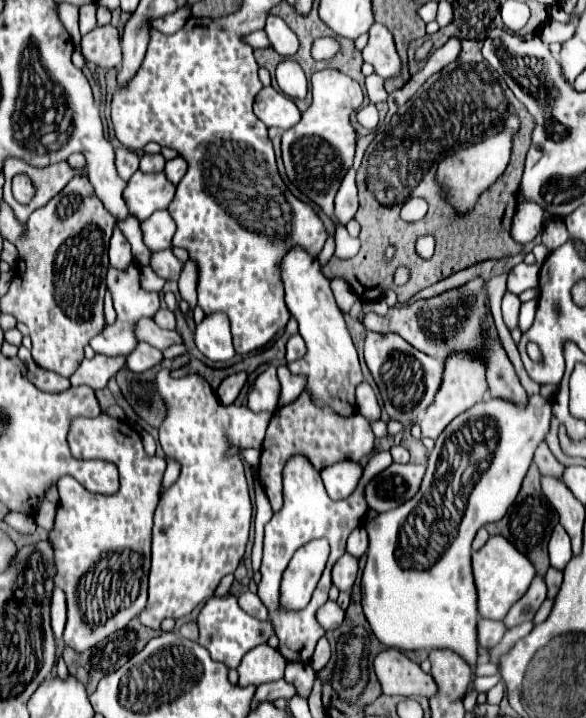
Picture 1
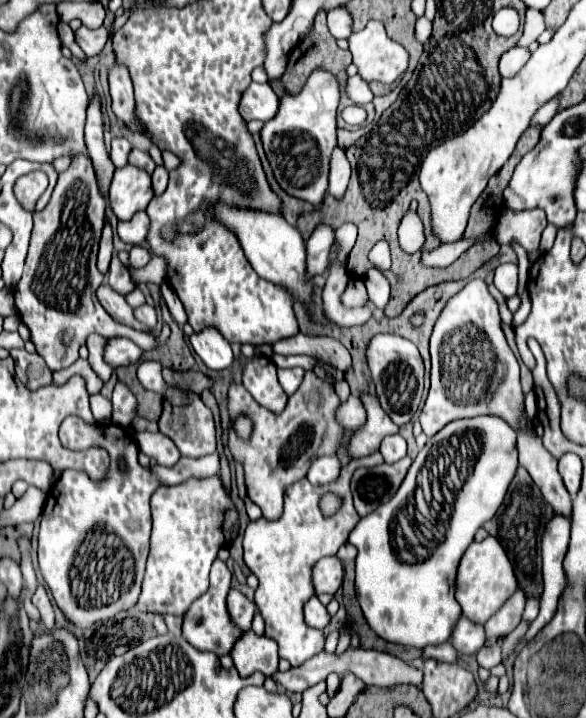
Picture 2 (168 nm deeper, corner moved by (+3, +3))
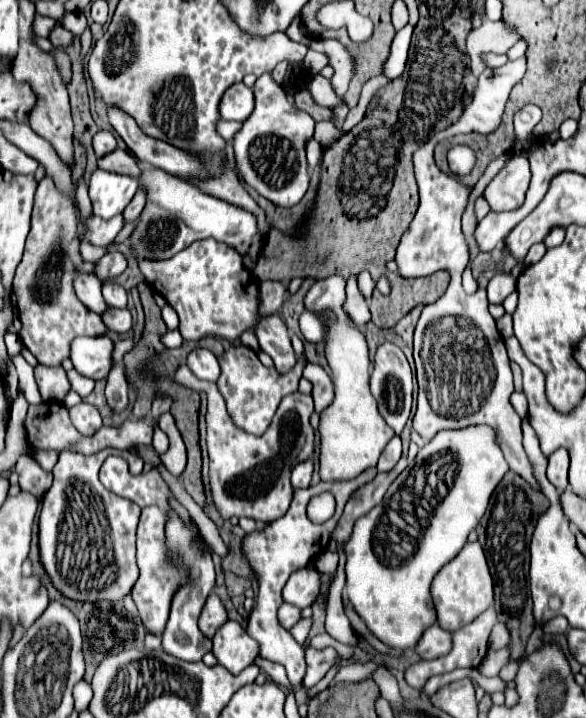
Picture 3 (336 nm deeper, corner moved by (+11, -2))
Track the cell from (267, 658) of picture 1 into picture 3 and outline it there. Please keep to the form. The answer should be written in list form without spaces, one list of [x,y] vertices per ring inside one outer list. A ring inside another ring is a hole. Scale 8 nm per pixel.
[[[228,621],[216,635],[212,637],[214,649],[212,653],[216,655],[218,663],[226,667],[232,675],[238,675],[246,667],[254,663],[254,659],[260,655],[260,645],[252,641],[252,637],[242,629],[240,623]]]

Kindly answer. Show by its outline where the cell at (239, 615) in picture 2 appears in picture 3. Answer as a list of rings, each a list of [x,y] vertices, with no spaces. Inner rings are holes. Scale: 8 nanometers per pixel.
[[[212,593],[206,601],[202,617],[200,617],[200,631],[204,631],[204,635],[212,637],[226,621],[228,621],[228,611],[222,605],[220,597],[216,593]]]

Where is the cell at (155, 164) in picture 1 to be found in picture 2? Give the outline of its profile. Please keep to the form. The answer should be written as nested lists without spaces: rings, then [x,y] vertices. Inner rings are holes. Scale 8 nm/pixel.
[[[134,148],[134,150],[128,154],[128,164],[136,166],[136,168],[142,168],[142,170],[146,170],[148,174],[152,174],[154,168],[156,168],[154,160],[150,158],[150,154],[144,152],[144,150],[138,150],[138,148]]]

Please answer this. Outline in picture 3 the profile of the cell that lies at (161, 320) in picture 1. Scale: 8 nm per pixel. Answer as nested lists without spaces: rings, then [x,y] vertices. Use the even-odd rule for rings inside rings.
[[[110,309],[104,315],[104,323],[108,329],[118,331],[118,333],[126,333],[132,329],[132,315],[128,309]]]

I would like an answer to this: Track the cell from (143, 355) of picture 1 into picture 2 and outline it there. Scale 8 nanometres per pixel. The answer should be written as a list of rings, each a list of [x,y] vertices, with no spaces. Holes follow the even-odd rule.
[[[108,338],[104,344],[104,360],[112,368],[136,364],[140,356],[142,356],[142,348],[138,348],[128,338]]]

